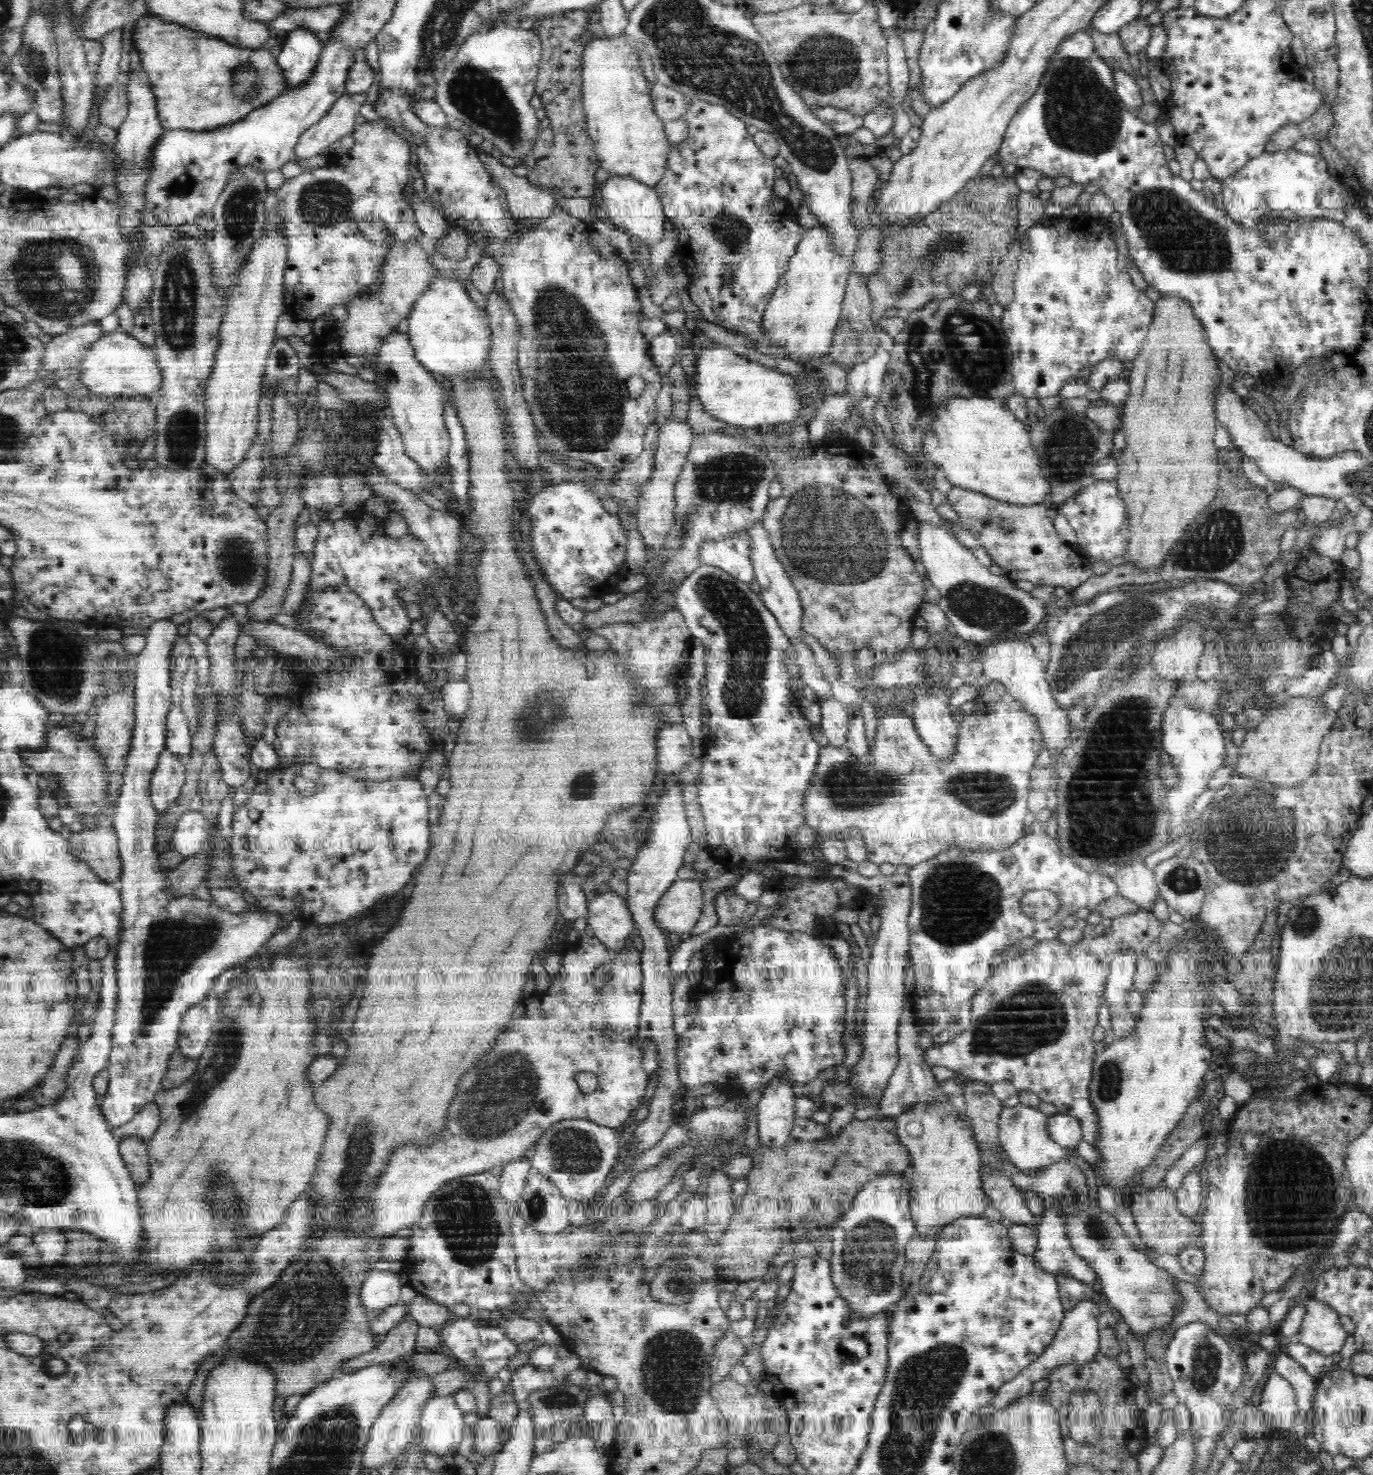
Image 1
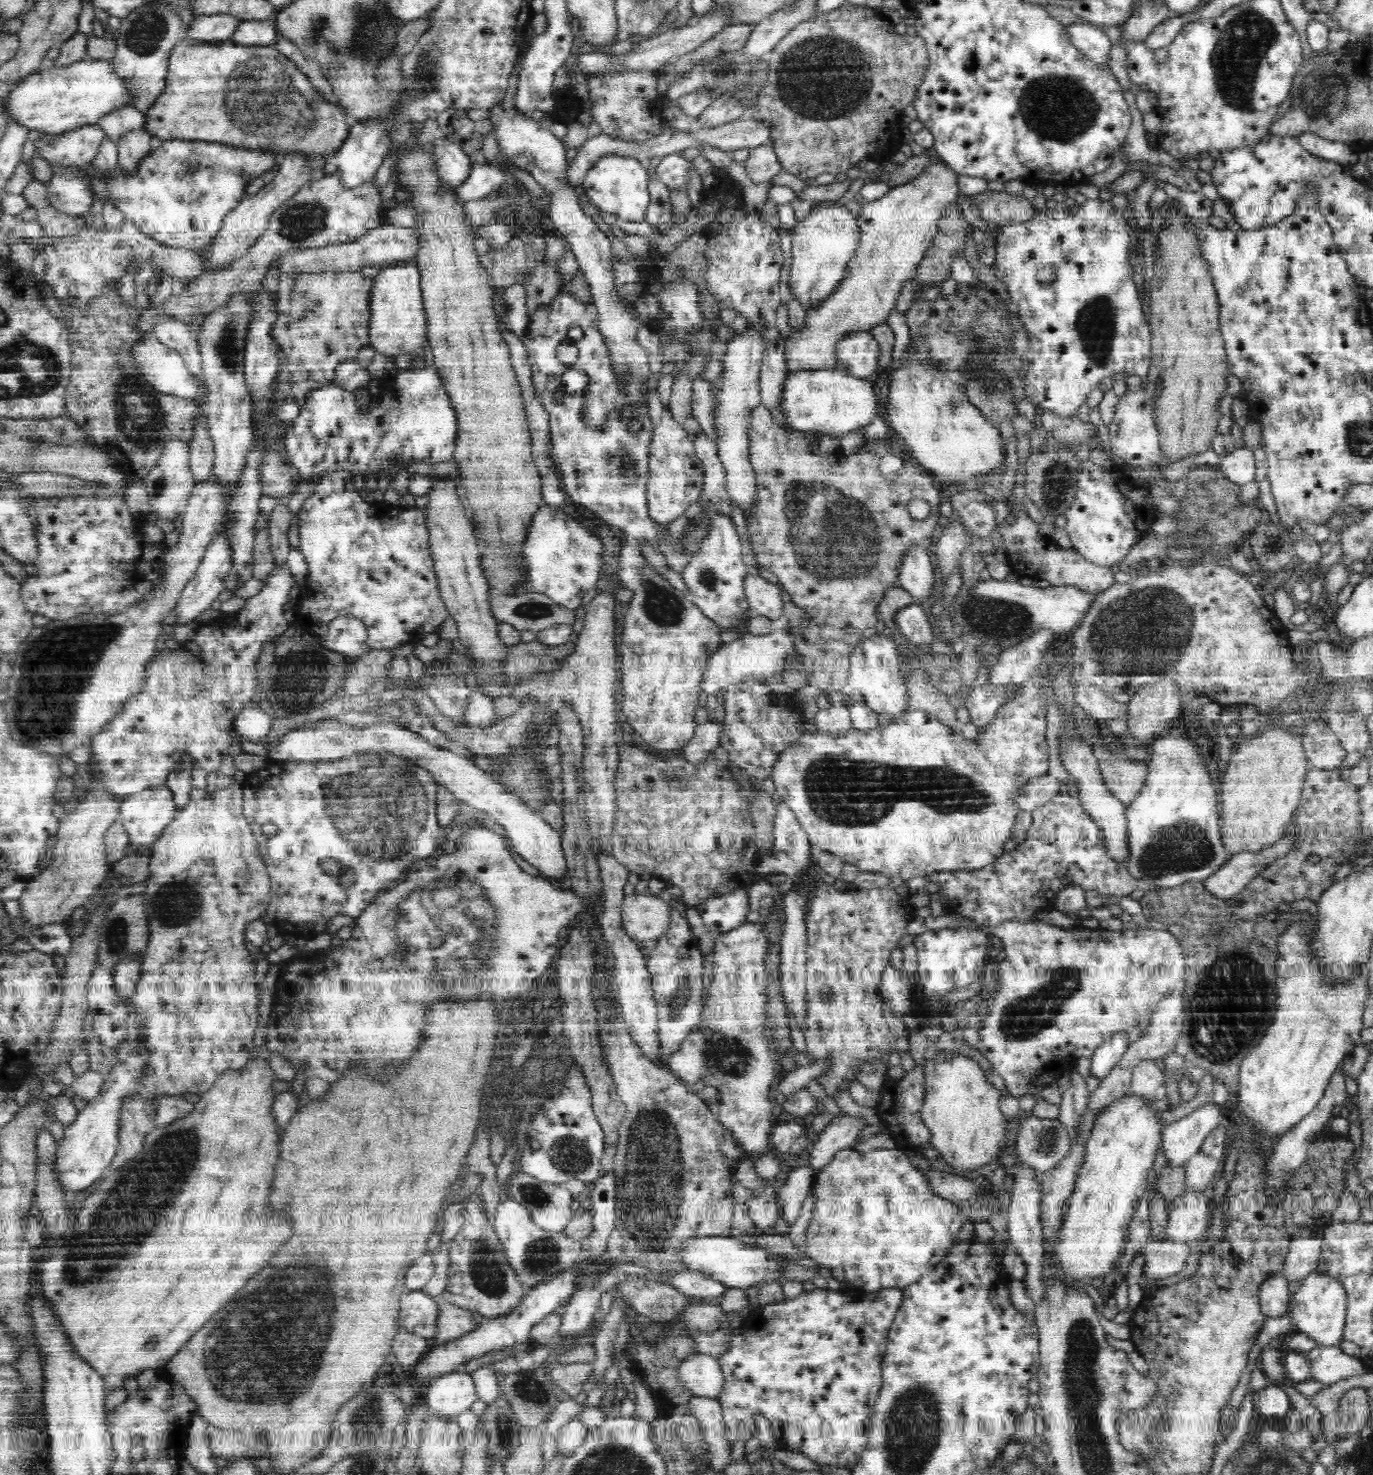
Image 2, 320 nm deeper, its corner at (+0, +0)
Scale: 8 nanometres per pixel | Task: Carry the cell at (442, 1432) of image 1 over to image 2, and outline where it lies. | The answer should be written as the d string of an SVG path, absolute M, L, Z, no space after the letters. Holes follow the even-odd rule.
M449 1372L432 1380L423 1398L432 1414L456 1418L477 1399L474 1379L470 1373Z

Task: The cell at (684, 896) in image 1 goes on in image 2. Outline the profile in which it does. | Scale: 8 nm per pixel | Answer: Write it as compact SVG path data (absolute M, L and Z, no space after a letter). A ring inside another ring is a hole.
M642 888L626 895L621 906L623 929L639 943L660 938L670 926L669 904Z

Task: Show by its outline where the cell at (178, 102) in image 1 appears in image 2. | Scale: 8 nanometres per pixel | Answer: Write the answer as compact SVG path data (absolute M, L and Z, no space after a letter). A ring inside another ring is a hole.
M180 40L172 48L168 58L168 74L165 82L165 90L155 100L155 103L145 113L144 130L152 134L159 140L176 139L184 140L205 140L208 142L217 142L218 144L228 144L234 148L262 148L278 150L282 158L292 154L292 152L302 152L304 156L311 158L325 158L328 163L332 161L332 156L340 148L342 142L348 138L348 132L351 128L346 120L344 111L326 100L320 91L308 81L308 77L292 62L284 53L278 52L271 45L244 45L235 41L217 41L207 42L200 40Z

